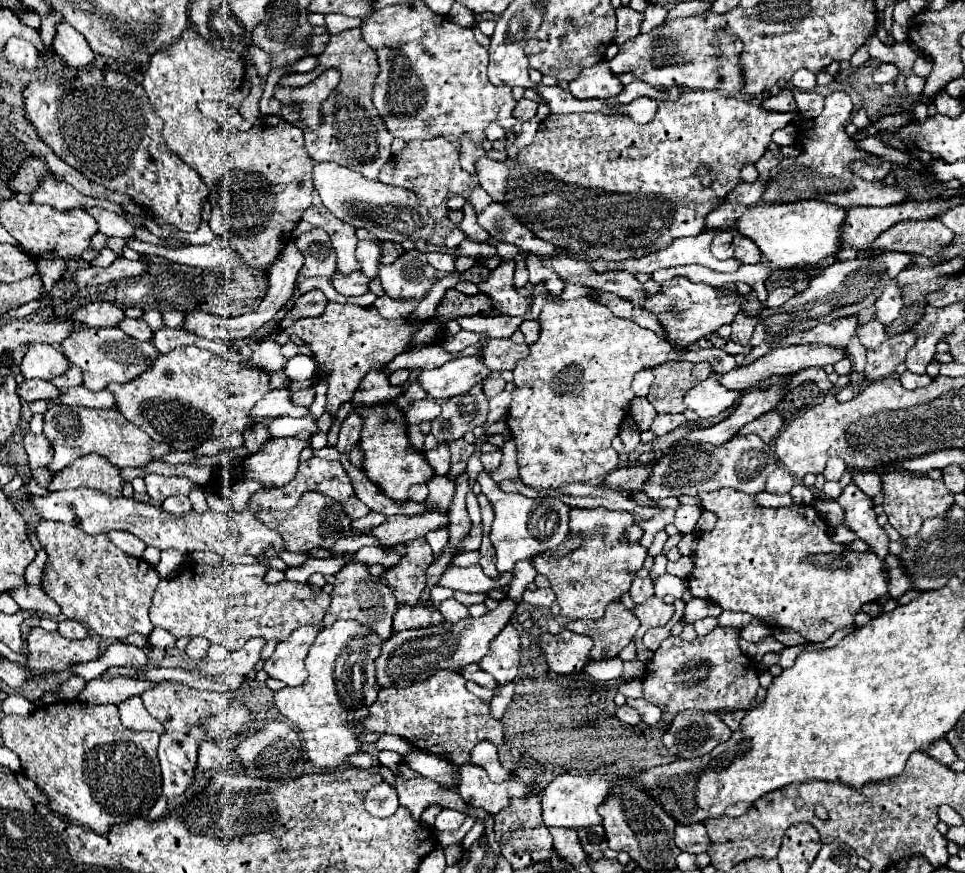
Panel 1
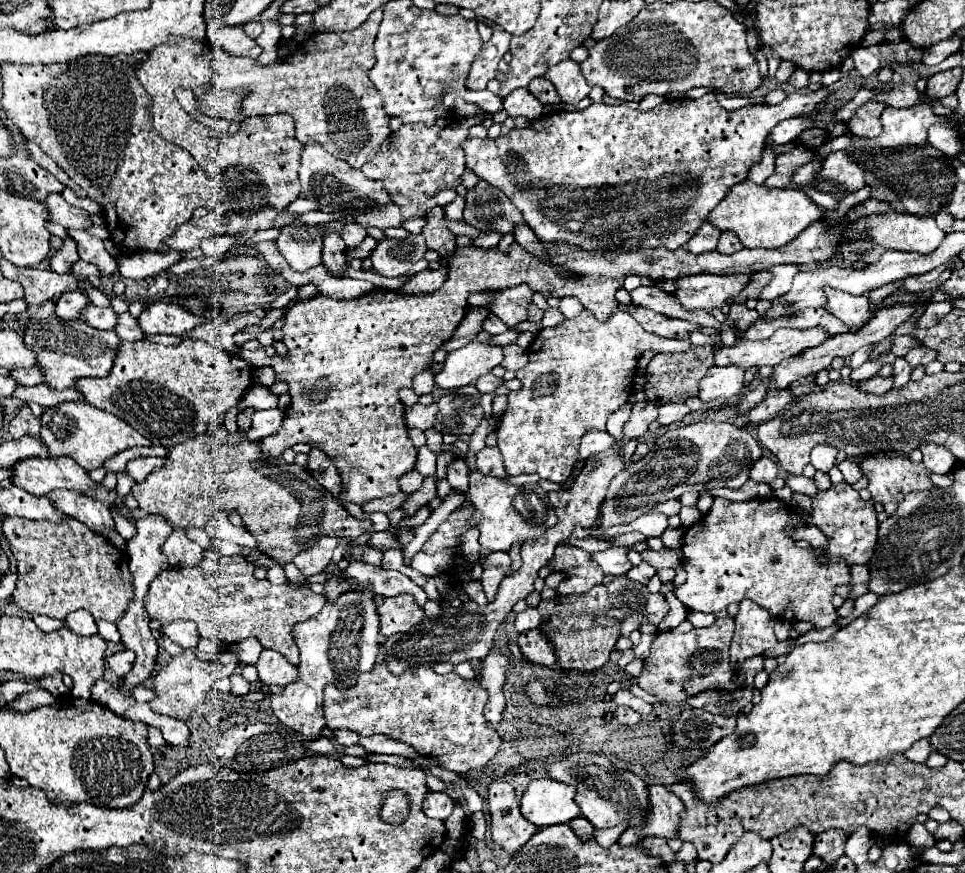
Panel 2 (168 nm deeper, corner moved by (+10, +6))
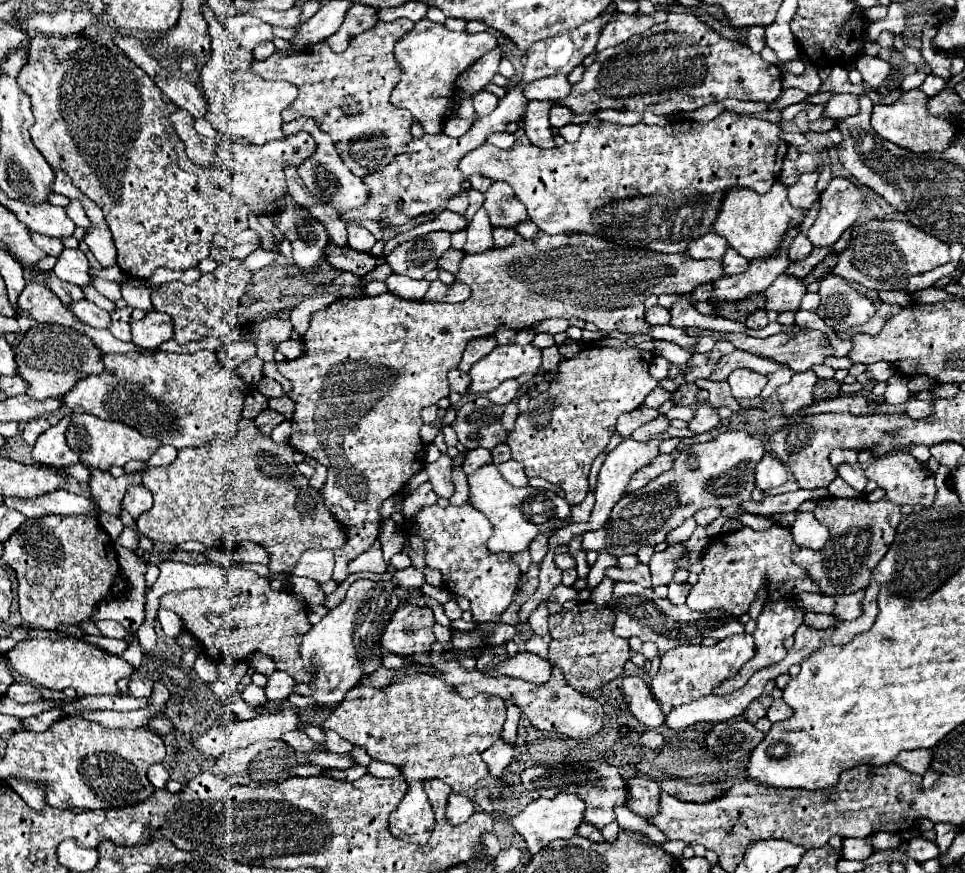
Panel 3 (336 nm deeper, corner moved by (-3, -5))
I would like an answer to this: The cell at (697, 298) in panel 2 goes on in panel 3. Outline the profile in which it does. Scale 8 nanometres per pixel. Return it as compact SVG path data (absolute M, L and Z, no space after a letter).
M790 230L776 256L770 256L764 260L752 260L746 272L734 274L734 276L724 276L724 278L716 280L712 284L714 290L712 290L708 304L736 302L736 300L742 300L744 296L764 292L776 280L776 276L788 268L788 264L790 264L788 248L790 248L794 236L796 236L796 230Z

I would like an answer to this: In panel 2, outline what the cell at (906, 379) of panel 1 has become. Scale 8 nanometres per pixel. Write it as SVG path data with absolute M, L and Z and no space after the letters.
M873 377L873 379L867 379L867 381L859 381L855 383L857 389L865 391L865 393L873 393L873 395L883 395L887 391L893 389L893 377Z

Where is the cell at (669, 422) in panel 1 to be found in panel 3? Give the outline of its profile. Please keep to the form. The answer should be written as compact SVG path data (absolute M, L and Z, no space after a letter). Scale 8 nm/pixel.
M702 406L696 410L694 418L688 422L688 430L700 434L700 432L708 432L712 428L716 428L720 424L720 416L716 412L716 408L712 406Z

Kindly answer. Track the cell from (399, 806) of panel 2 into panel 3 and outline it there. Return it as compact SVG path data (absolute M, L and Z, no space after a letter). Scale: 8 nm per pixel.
M400 676L388 688L372 688L360 684L346 692L344 700L330 712L324 722L326 730L338 732L344 740L366 748L374 760L390 762L402 768L402 776L410 782L410 790L390 814L390 832L398 840L410 844L426 844L435 826L429 799L422 790L424 778L444 780L452 790L464 794L478 780L490 776L482 752L490 748L502 734L506 706L496 696L462 698L436 676Z

